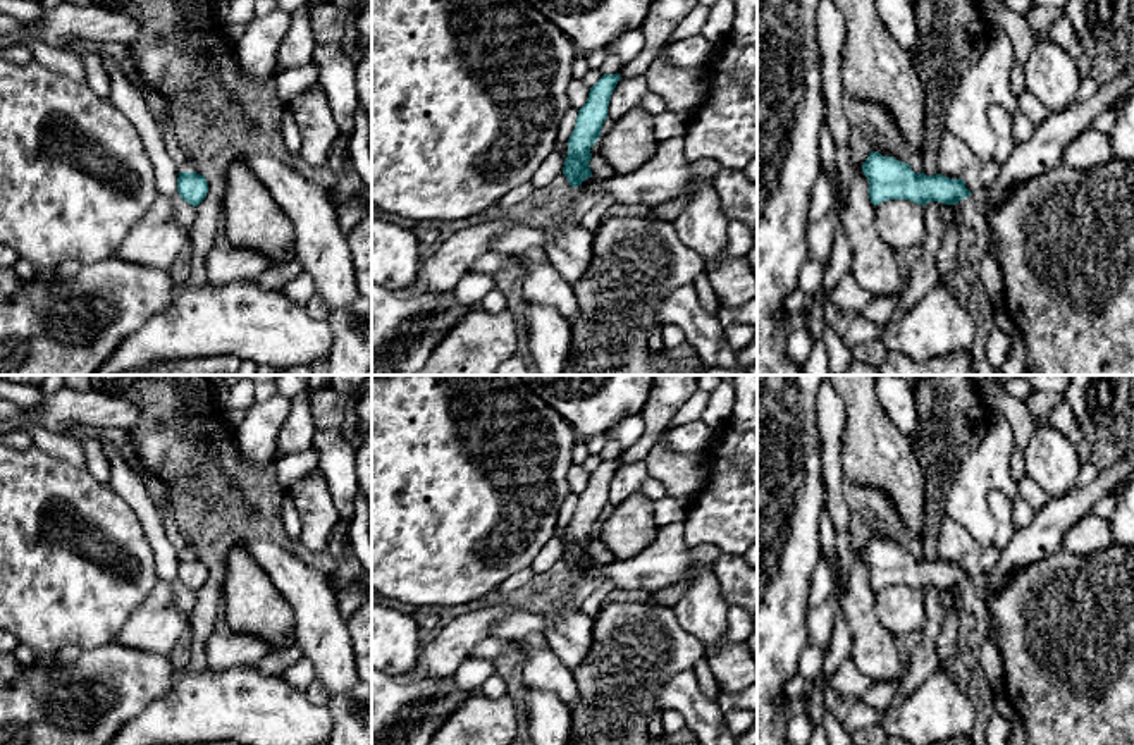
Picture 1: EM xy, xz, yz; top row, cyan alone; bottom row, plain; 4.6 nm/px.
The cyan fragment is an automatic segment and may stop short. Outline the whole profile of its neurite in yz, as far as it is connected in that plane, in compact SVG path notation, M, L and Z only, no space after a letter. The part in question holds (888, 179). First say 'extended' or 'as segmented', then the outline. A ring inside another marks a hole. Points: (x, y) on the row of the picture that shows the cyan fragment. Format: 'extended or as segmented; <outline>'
as segmented; M878 151L869 153L862 172L869 179L869 198L874 206L888 200L909 200L922 206L929 201L955 205L971 196L964 179L915 174L909 163Z

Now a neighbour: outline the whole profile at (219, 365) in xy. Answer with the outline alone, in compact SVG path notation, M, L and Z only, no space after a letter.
M234 354L162 361L126 375L237 375L239 358Z

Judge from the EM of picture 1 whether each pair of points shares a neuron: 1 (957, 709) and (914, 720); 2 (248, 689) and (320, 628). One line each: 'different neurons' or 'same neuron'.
1: same neuron
2: different neurons

